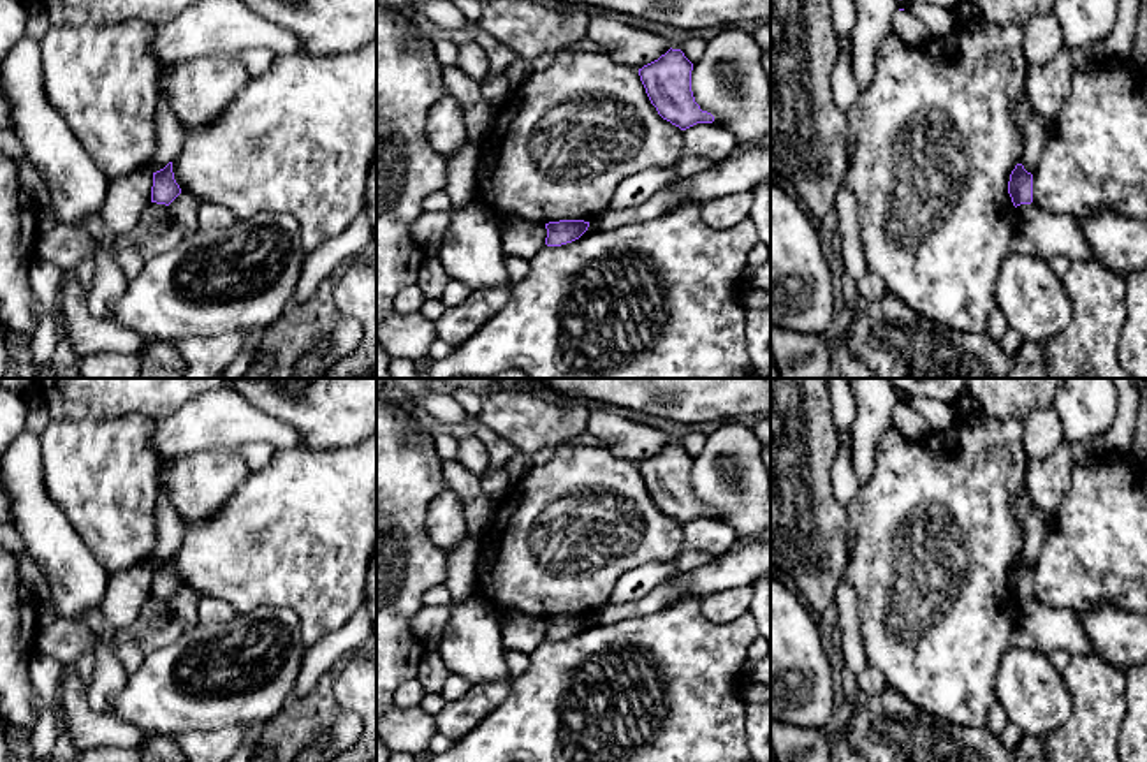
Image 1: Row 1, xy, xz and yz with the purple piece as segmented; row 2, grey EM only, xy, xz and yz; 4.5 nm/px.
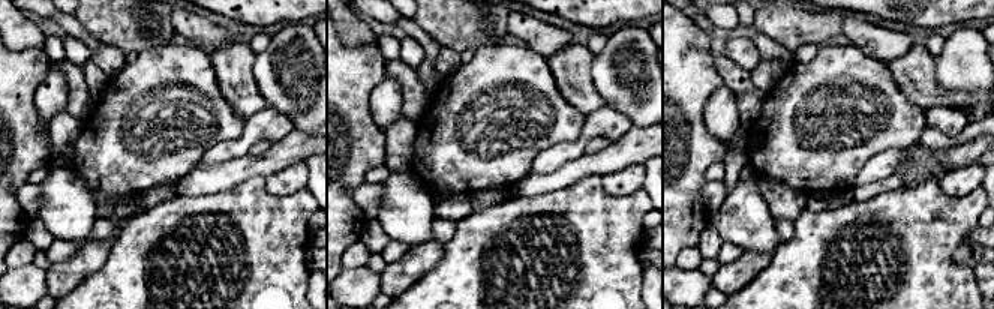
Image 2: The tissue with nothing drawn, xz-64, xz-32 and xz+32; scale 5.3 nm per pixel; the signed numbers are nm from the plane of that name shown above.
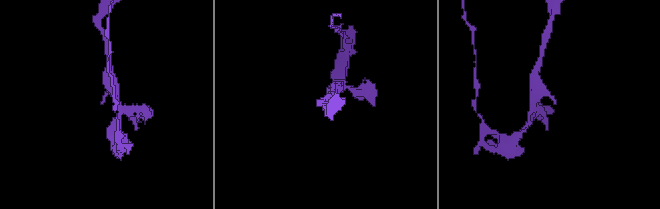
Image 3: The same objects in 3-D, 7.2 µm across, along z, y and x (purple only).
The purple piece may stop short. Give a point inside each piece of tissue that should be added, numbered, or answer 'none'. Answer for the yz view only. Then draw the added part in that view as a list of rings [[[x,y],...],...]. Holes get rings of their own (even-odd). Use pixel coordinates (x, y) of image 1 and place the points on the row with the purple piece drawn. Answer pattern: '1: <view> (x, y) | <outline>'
none

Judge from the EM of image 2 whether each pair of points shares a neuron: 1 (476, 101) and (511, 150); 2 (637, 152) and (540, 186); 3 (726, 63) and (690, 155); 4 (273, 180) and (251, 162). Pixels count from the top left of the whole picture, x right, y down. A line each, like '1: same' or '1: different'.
1: same
2: same
3: different
4: different

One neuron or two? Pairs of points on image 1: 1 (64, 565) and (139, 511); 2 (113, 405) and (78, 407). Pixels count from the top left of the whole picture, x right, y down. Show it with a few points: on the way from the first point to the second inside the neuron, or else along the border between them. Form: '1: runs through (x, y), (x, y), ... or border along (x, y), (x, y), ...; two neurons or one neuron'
1: border along (64, 514), (108, 574); two neurons
2: runs through (104, 405), (87, 405); one neuron

